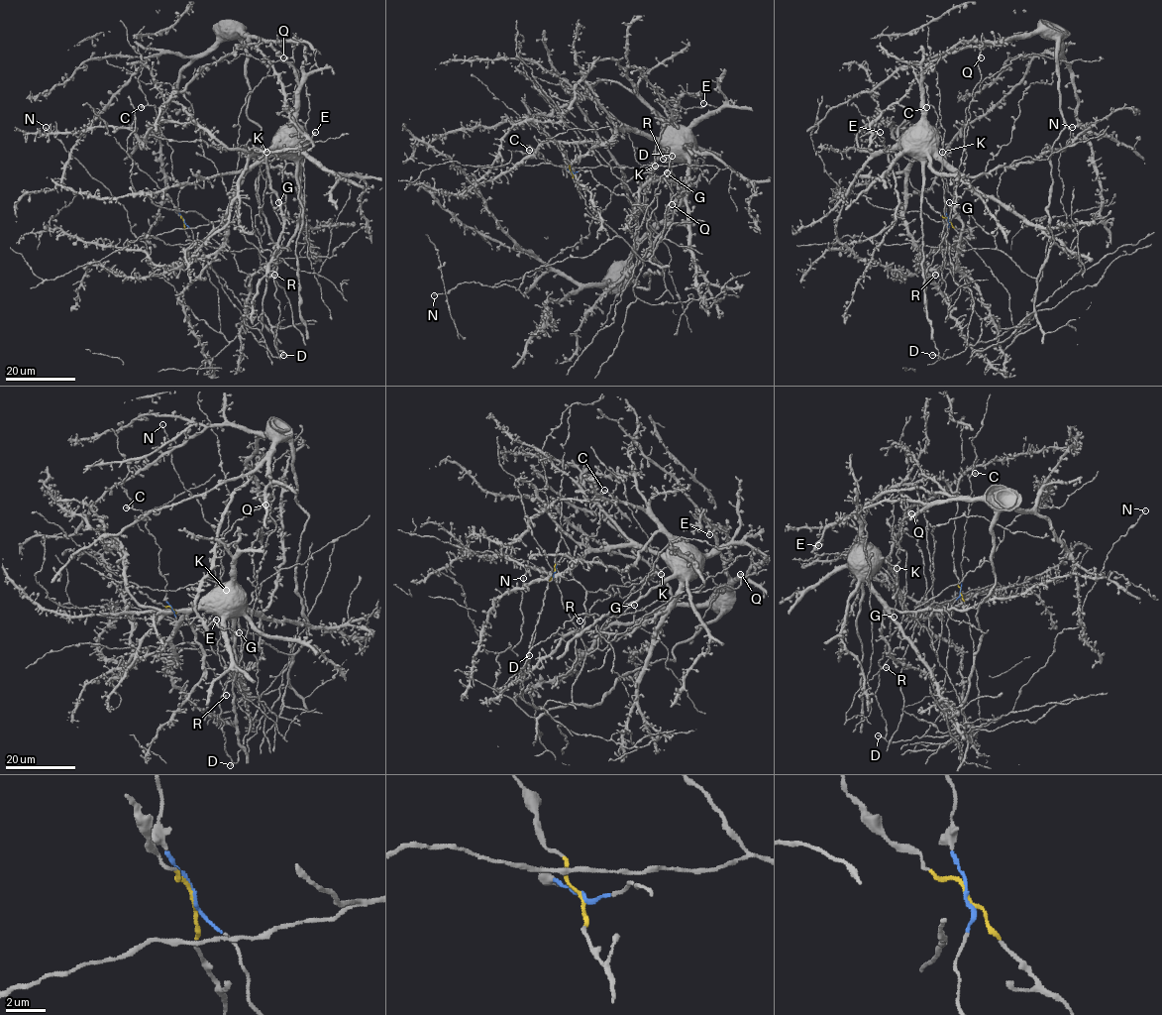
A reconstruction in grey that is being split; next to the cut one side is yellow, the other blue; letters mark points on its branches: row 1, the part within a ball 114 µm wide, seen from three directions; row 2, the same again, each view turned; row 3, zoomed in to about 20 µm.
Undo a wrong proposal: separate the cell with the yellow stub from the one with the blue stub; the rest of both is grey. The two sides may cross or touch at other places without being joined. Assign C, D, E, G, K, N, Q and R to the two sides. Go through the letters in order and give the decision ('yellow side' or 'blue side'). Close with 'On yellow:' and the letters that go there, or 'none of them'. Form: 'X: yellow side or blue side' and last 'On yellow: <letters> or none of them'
C: blue side
D: blue side
E: yellow side
G: blue side
K: blue side
N: yellow side
Q: blue side
R: blue side
On yellow: E, N

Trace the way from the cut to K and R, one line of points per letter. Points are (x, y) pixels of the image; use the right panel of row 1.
K: (948, 220), (946, 251), (960, 265), (982, 334), (942, 359), (924, 308), (925, 271), (956, 205), (942, 152)
R: (948, 220), (946, 251), (960, 265), (982, 334), (945, 359), (938, 357), (924, 309), (925, 280), (935, 274)

